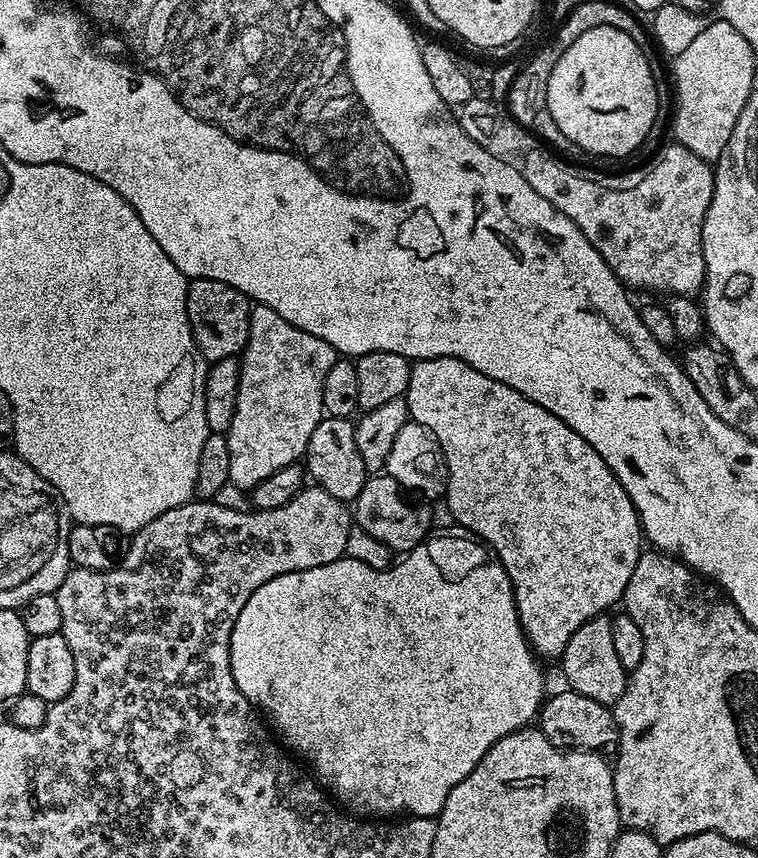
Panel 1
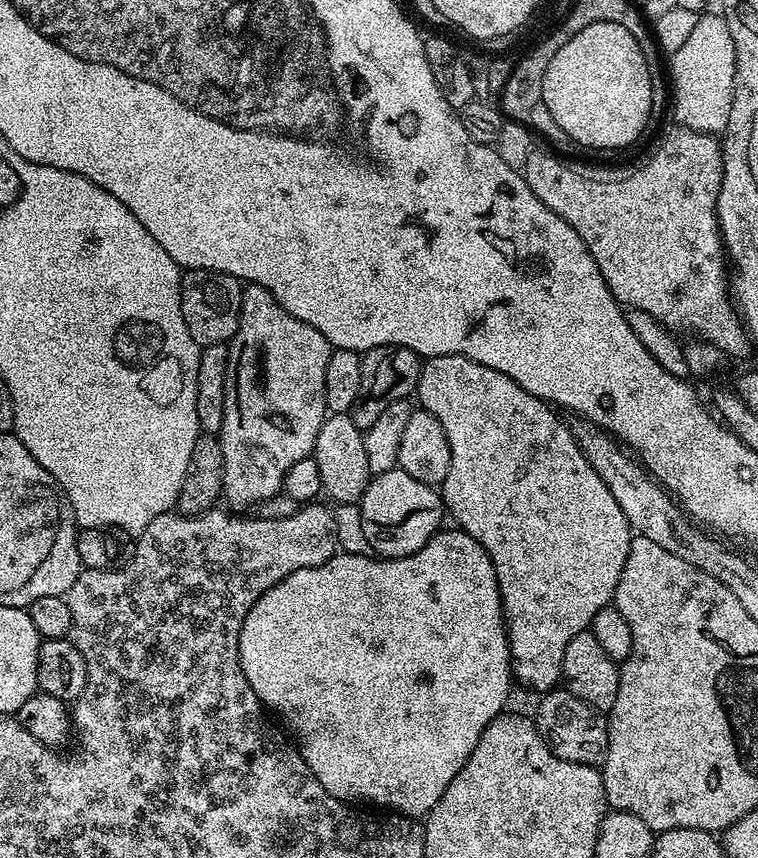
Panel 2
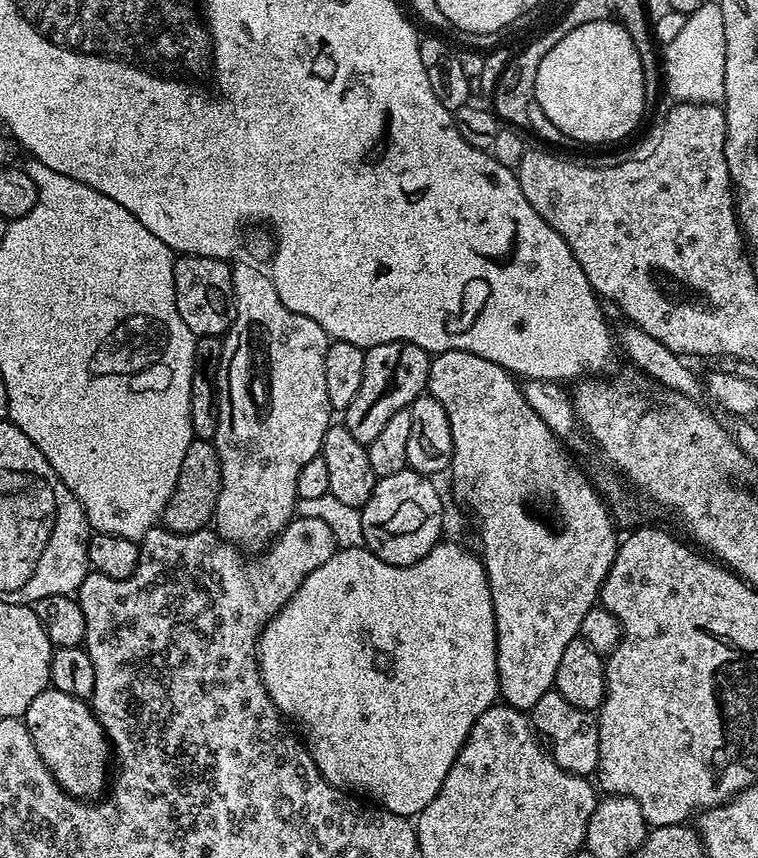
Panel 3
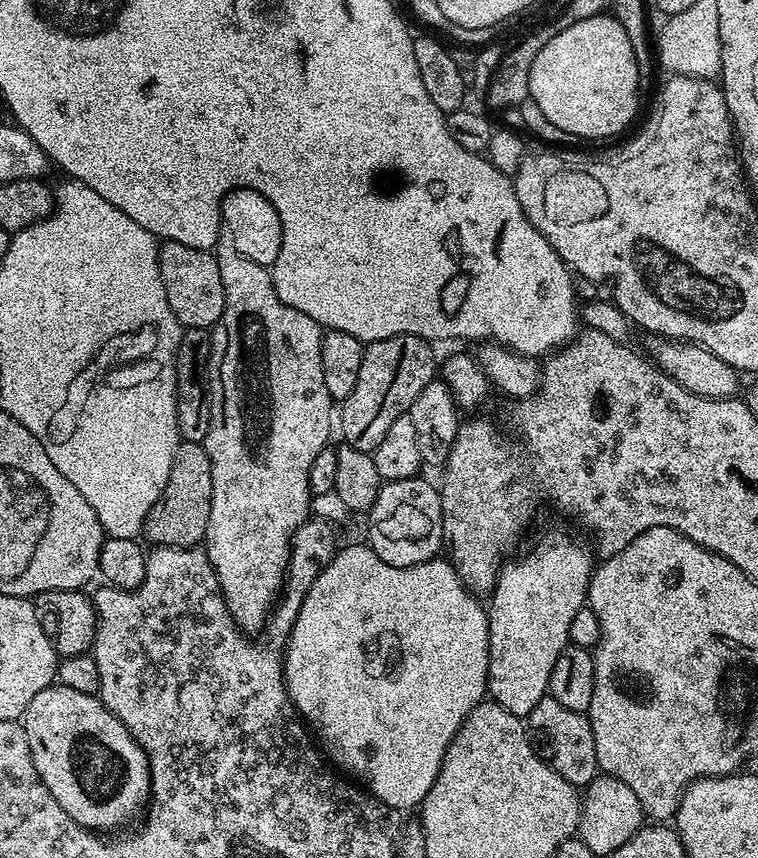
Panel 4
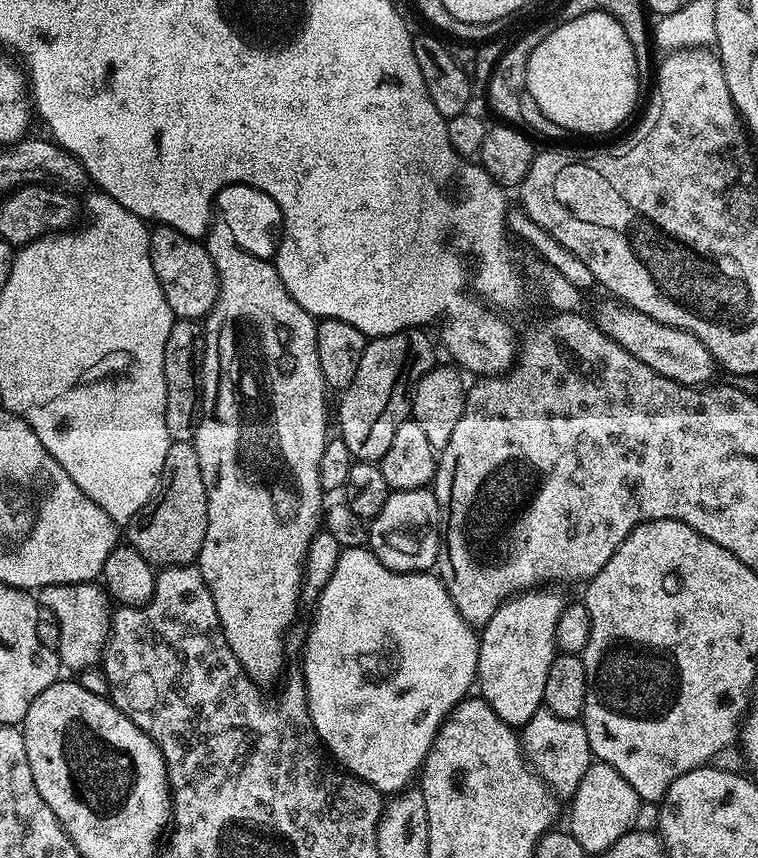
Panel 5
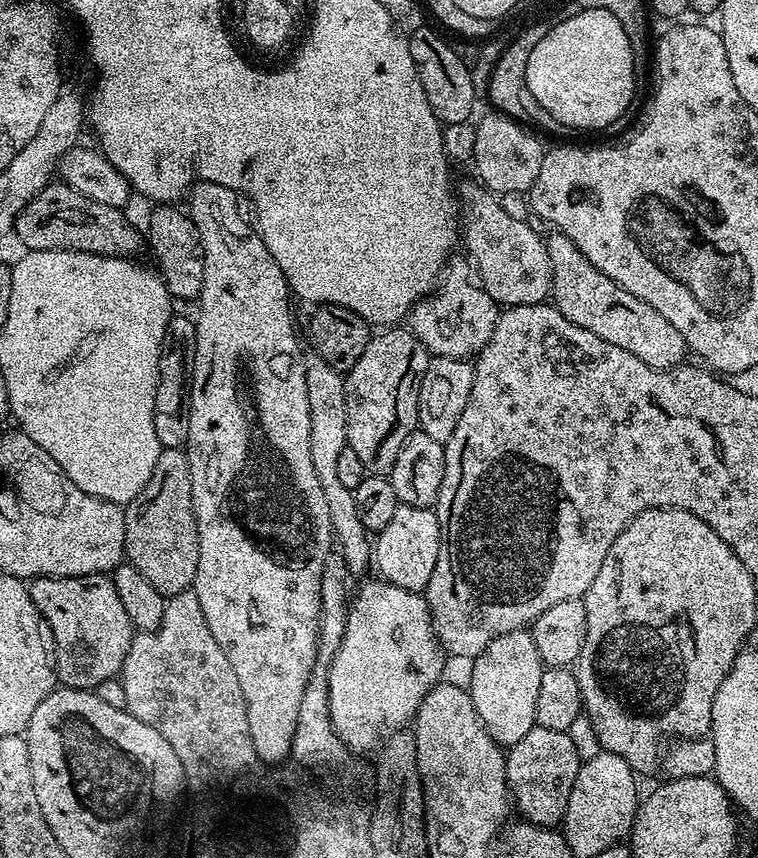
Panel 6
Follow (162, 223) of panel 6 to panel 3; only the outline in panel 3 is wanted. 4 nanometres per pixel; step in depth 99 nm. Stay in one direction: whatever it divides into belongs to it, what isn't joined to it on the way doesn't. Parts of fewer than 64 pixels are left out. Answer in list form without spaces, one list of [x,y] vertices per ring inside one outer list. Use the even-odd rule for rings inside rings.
[[[177,255],[175,261],[174,298],[182,322],[190,326],[197,338],[223,337],[232,324],[232,264],[209,256]]]

